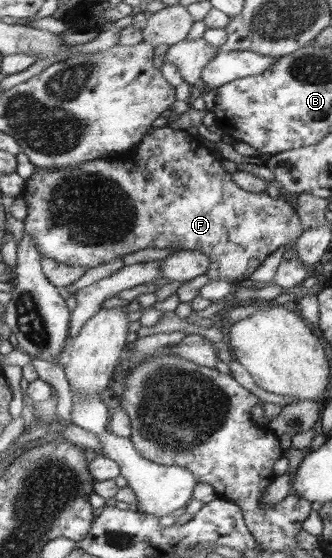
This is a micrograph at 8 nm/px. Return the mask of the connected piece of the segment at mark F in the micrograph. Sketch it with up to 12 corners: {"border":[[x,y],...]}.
{"border":[[168,125],[36,168],[23,220],[84,268],[200,251],[248,279],[305,231]]}

